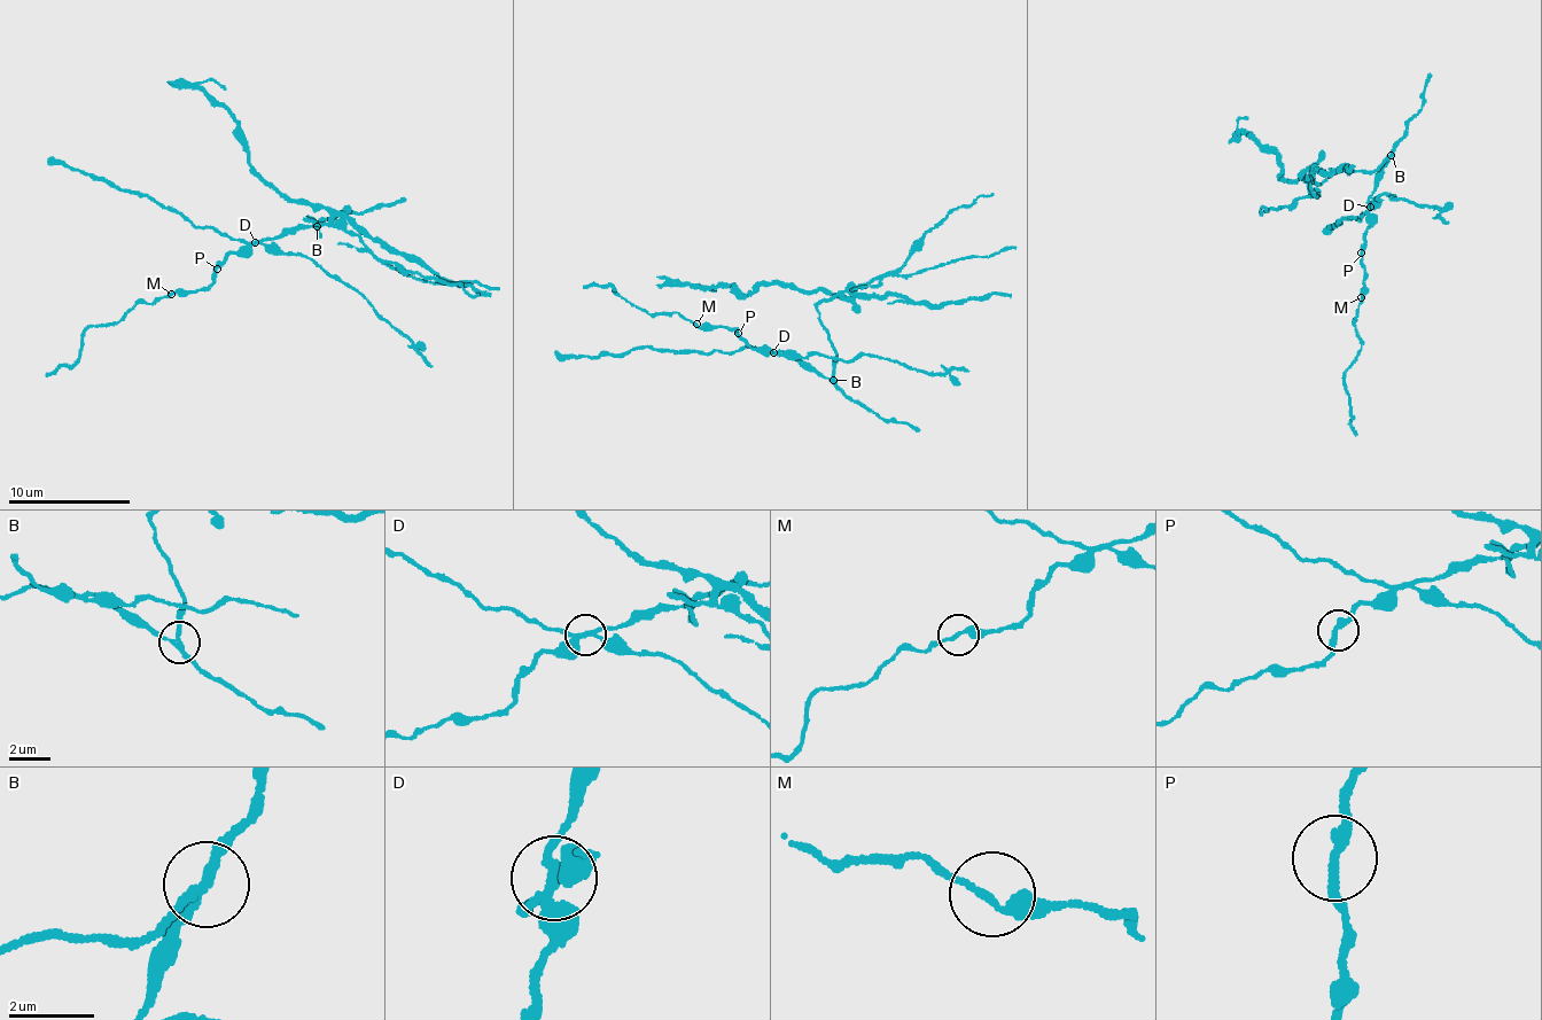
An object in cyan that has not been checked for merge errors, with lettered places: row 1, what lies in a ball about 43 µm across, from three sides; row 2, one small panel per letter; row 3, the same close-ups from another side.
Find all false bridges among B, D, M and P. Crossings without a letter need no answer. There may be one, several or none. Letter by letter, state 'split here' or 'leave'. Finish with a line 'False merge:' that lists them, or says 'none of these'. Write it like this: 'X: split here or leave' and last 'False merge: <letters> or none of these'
B: split here
D: split here
M: leave
P: leave
False merge: B, D

